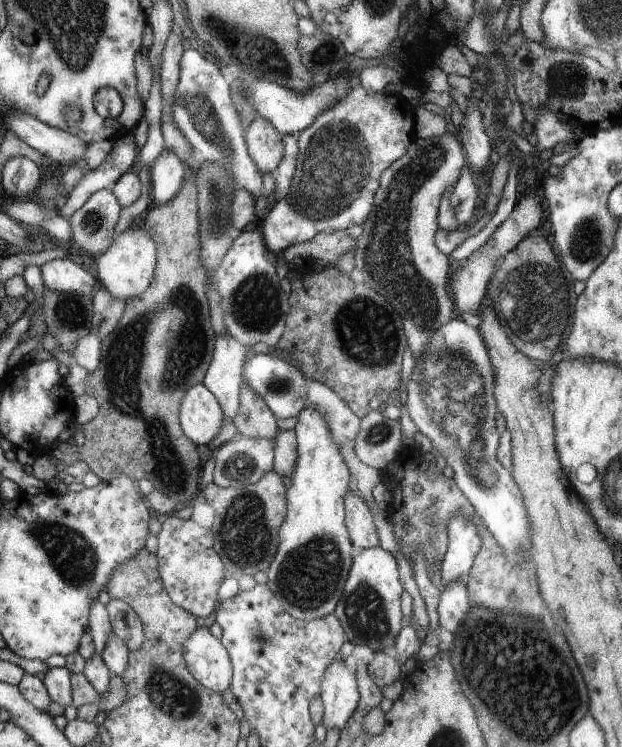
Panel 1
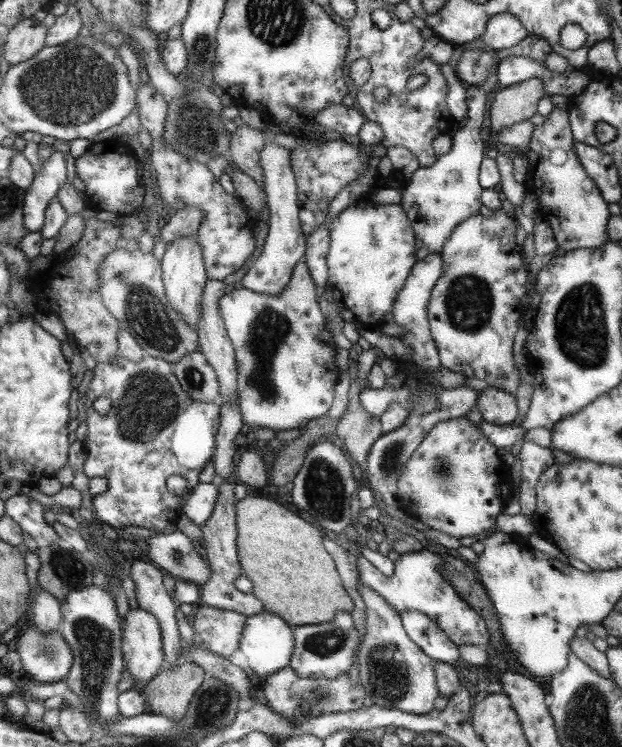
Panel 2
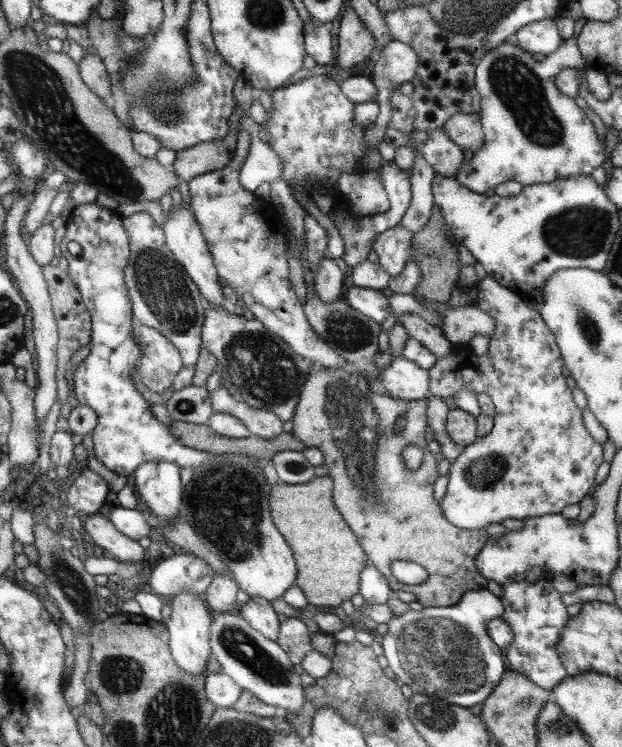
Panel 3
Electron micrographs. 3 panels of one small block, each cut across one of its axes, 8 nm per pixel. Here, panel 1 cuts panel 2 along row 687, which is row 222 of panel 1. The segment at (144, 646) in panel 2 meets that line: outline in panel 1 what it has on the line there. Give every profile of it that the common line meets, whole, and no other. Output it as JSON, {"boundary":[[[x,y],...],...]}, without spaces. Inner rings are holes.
{"boundary":[[[141,221],[128,227],[114,240],[109,250],[96,258],[99,286],[103,286],[112,298],[128,300],[132,296],[140,296],[153,282],[158,262],[158,245],[154,238],[141,226]]]}

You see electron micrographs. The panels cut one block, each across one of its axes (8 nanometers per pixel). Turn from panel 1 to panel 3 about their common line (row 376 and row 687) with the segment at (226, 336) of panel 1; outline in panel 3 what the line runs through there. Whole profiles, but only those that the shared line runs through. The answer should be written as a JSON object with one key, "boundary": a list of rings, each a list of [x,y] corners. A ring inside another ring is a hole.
{"boundary":[[[224,672],[210,674],[205,678],[205,691],[217,708],[232,708],[241,696],[243,688]]]}

